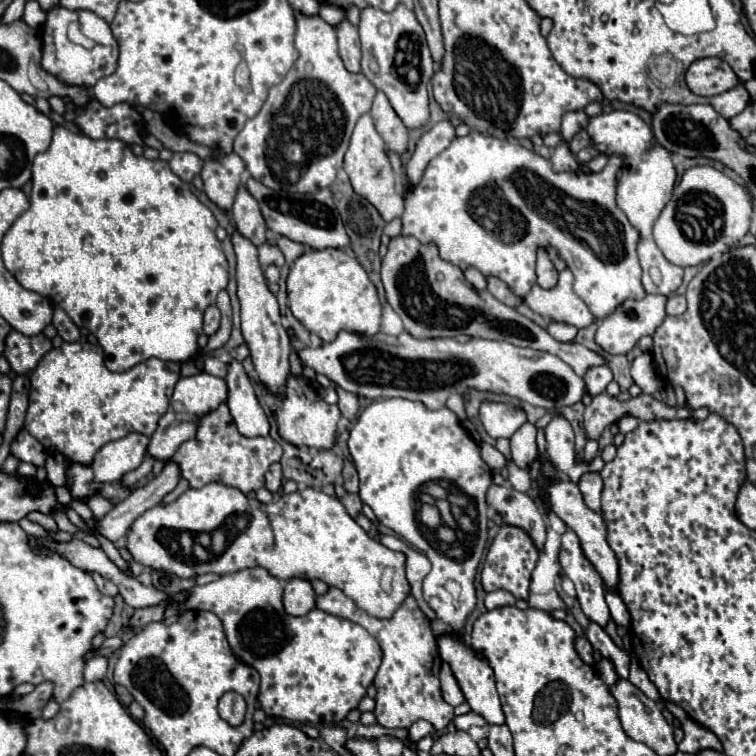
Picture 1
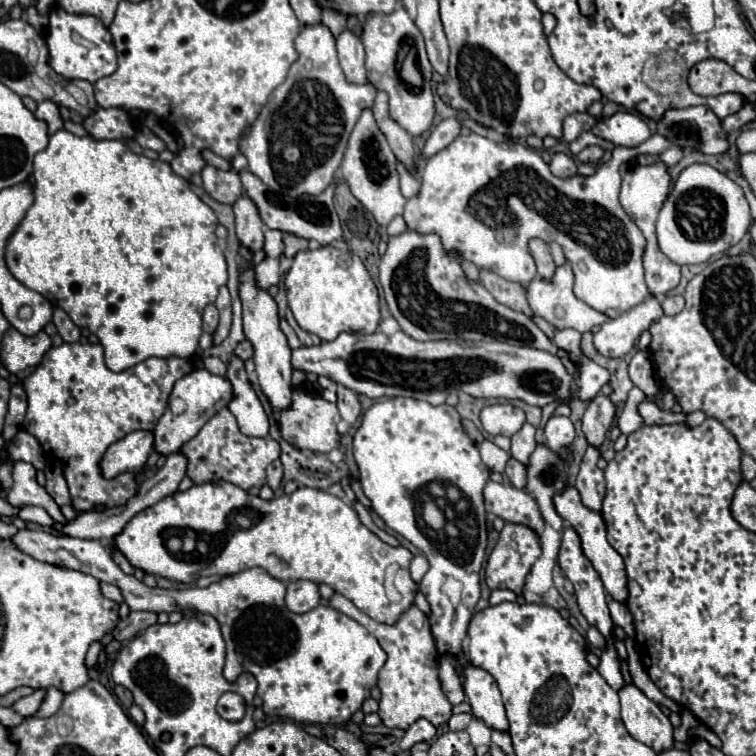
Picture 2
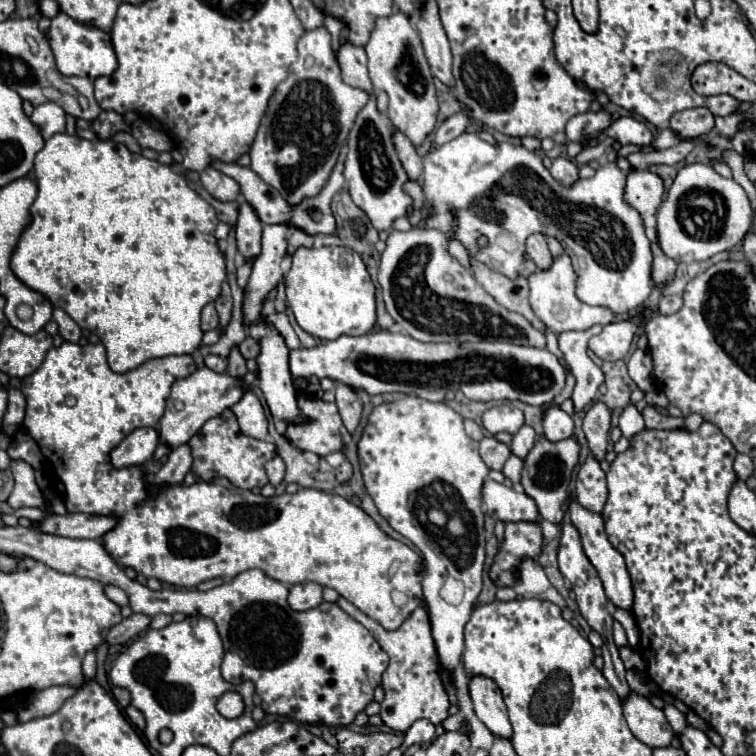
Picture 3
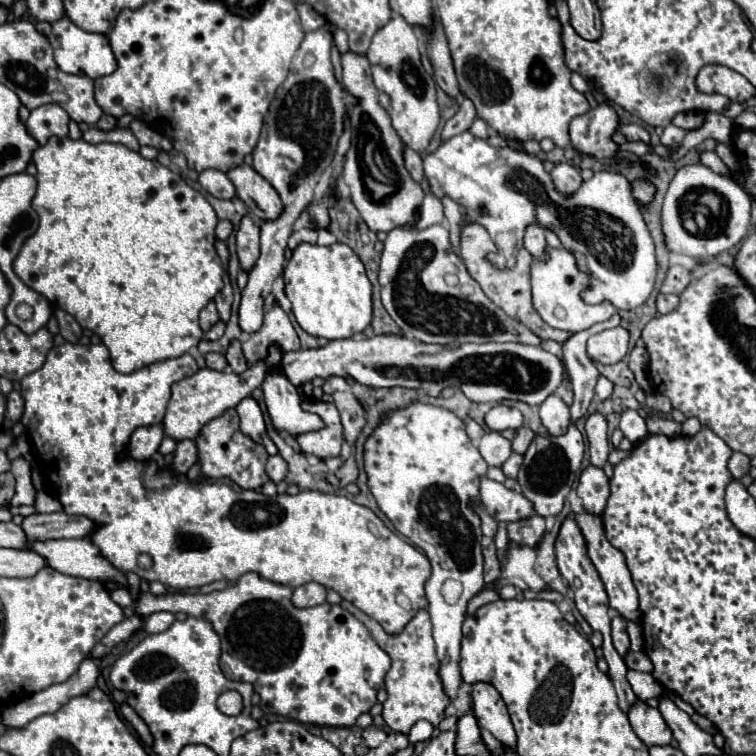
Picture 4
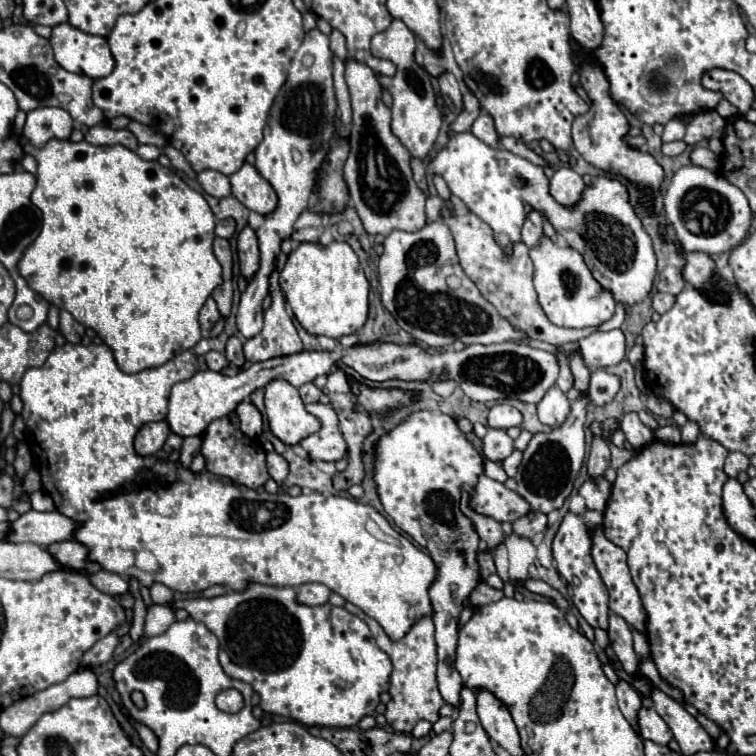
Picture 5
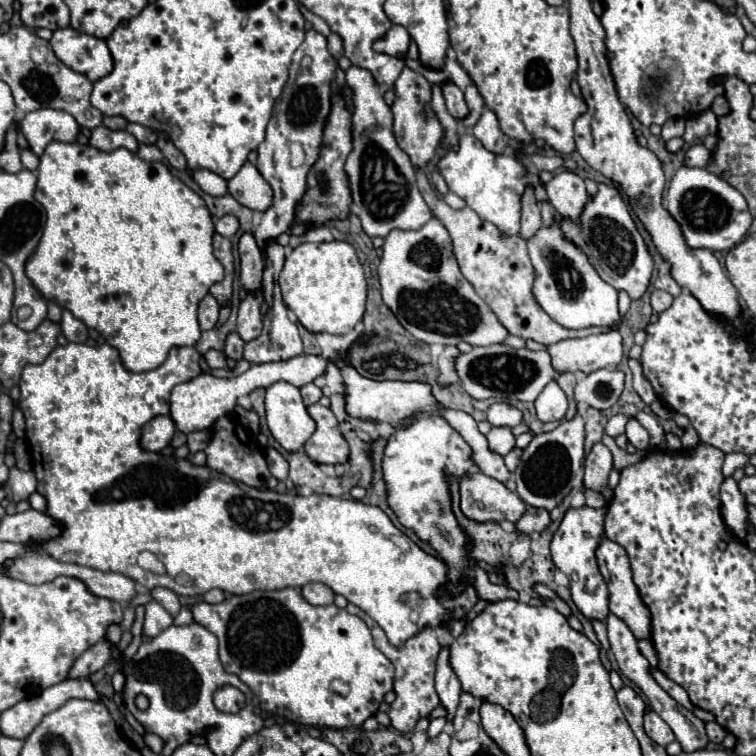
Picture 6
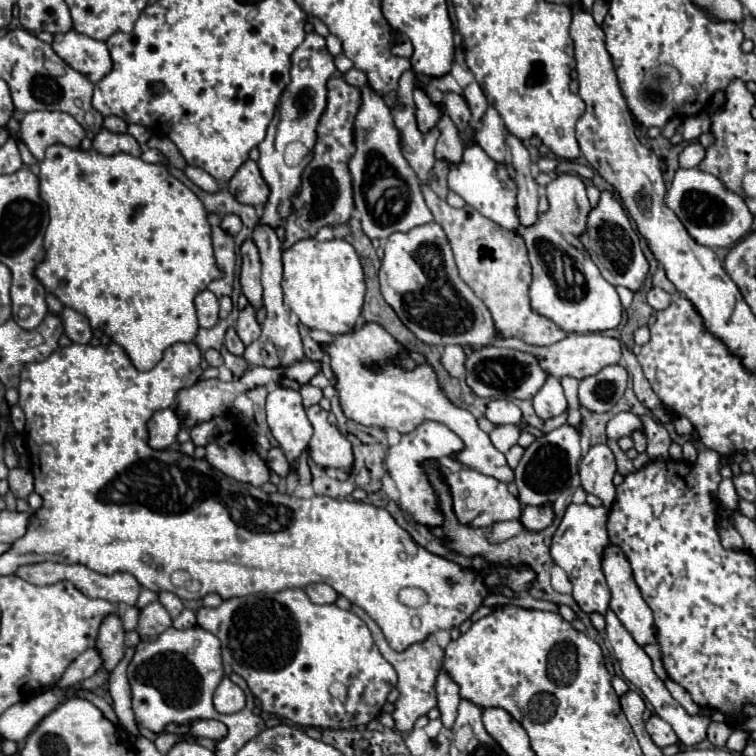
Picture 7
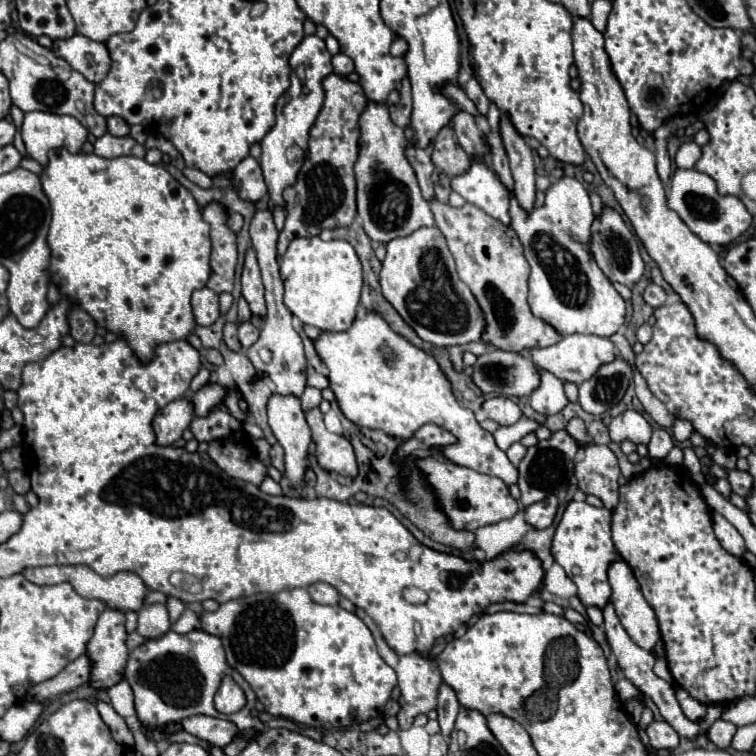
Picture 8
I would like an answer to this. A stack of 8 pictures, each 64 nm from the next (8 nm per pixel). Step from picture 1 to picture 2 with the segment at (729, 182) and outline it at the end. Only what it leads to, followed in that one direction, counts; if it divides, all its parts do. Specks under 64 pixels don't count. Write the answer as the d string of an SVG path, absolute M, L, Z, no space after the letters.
M708 164L684 168L664 202L656 232L660 250L676 264L700 264L738 244L750 228L750 206L744 190Z

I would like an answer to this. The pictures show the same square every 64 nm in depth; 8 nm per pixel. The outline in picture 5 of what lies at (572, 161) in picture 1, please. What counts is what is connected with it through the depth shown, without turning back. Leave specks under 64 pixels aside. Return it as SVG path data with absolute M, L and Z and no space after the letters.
M562 166L554 172L552 180L550 180L550 194L552 198L566 206L566 208L574 208L580 202L580 196L584 192L586 184L582 180L580 174L576 174L570 166Z

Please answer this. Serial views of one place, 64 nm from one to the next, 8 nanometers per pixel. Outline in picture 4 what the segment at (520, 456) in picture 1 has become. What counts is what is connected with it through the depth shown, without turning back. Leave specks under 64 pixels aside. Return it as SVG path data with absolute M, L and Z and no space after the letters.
M520 428L520 430L516 432L516 438L512 440L512 450L518 452L518 454L524 454L524 452L528 450L532 438L534 438L534 432L532 432L530 428Z

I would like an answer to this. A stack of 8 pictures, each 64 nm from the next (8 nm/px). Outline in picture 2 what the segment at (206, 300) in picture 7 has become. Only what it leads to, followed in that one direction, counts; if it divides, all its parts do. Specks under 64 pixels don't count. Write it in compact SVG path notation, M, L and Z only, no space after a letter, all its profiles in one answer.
M208 304L202 314L202 330L212 334L216 330L216 326L218 326L218 310L214 304Z

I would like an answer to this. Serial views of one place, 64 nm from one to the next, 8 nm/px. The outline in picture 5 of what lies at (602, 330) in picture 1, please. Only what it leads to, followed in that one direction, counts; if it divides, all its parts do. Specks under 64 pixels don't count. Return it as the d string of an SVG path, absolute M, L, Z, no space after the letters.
M610 330L610 332L594 332L574 344L560 344L556 346L558 352L562 352L566 358L572 354L580 354L584 364L590 370L614 366L624 360L626 356L626 344L622 330Z

